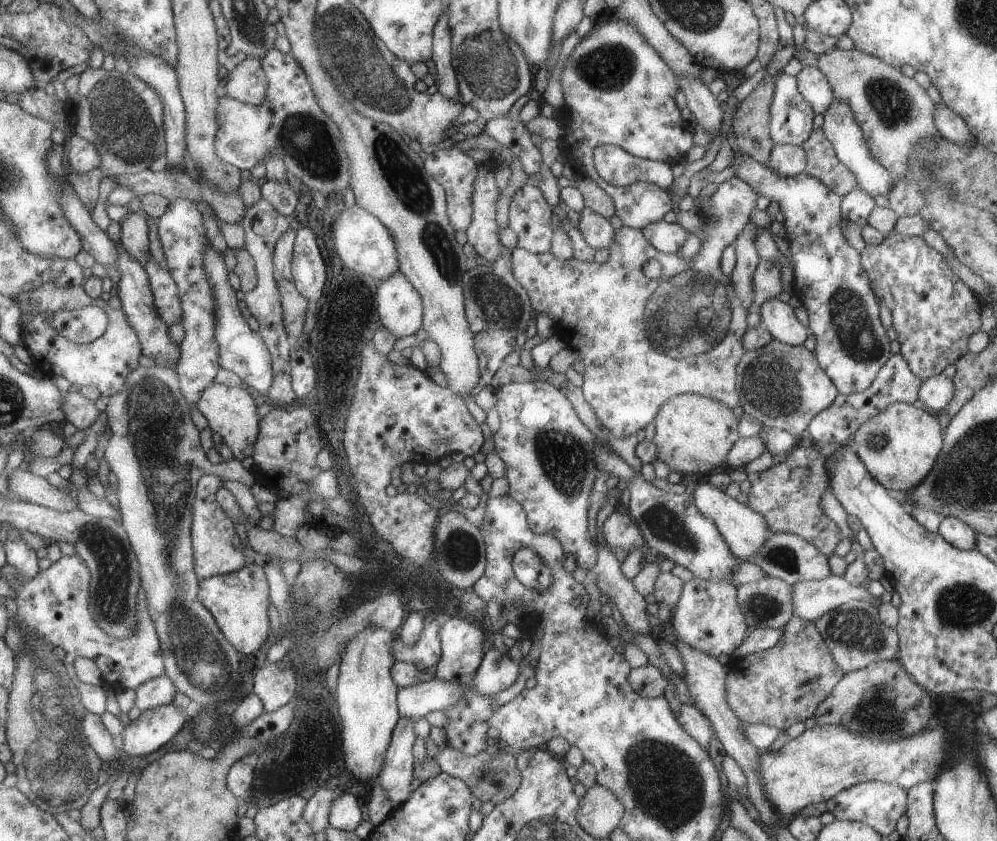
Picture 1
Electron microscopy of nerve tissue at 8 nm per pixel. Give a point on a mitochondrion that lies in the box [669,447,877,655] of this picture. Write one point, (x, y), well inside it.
(763, 607)

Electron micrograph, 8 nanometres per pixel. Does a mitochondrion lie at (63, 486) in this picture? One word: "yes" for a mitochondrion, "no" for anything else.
no

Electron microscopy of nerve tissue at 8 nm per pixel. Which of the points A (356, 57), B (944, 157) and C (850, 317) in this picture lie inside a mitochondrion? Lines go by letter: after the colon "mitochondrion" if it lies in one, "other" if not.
A: mitochondrion
B: mitochondrion
C: mitochondrion

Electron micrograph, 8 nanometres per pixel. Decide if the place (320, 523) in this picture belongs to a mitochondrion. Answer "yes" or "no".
no

